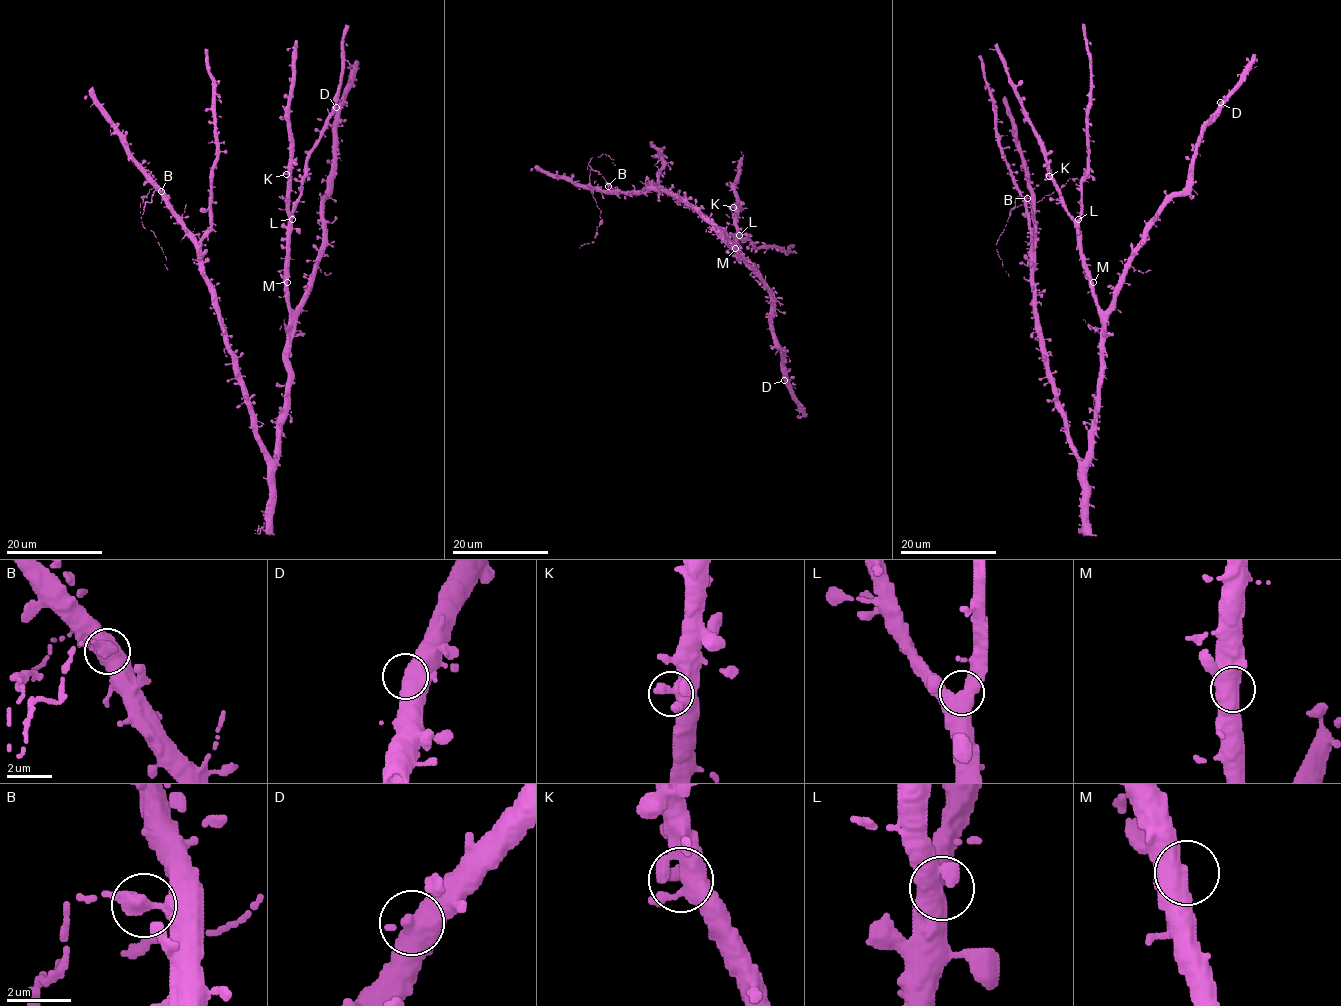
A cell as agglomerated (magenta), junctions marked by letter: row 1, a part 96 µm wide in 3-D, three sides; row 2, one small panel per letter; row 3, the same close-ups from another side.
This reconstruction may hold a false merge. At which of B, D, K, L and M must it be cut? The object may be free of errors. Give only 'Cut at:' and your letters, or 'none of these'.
Cut at: B

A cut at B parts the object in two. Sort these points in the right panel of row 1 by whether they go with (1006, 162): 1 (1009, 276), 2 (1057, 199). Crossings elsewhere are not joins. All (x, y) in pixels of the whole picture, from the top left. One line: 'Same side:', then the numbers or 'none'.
Same side: 2

